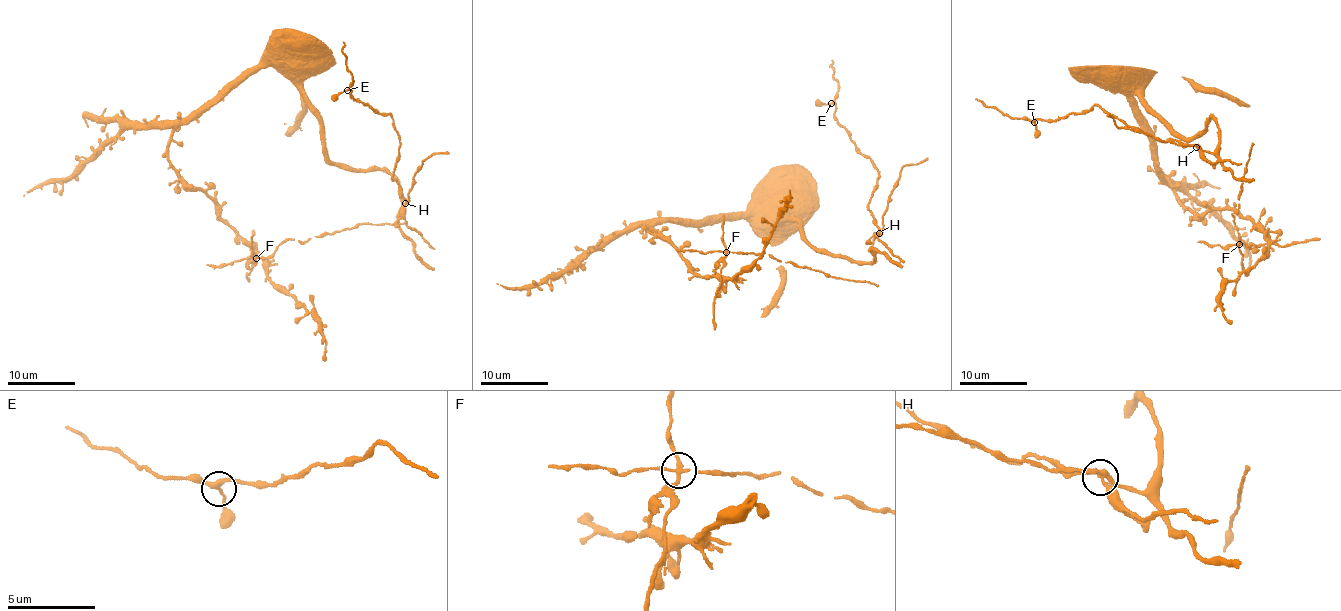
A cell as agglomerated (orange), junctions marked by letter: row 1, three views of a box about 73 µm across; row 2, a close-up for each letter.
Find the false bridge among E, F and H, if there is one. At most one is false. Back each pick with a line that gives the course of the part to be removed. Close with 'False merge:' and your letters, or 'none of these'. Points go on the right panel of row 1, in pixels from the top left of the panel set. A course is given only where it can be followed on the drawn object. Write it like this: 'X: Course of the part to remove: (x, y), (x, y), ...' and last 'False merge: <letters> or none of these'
F: Course of the part to remove: (1239, 245), (1276, 243), (1280, 246), (1320, 239)
False merge: F

